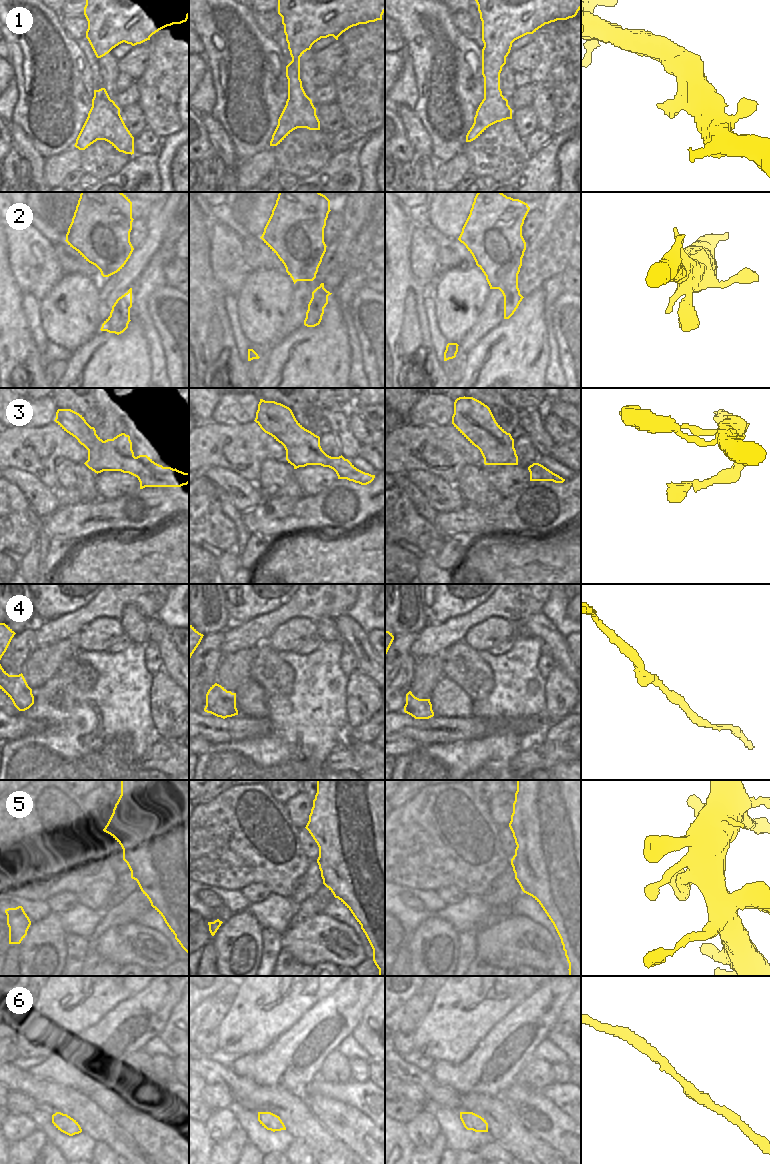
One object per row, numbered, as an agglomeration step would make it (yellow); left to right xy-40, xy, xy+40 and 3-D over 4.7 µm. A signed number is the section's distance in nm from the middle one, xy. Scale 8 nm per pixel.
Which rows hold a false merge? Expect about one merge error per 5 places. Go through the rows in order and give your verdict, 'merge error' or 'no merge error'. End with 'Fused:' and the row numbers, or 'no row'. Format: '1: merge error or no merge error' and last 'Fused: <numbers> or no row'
1: no merge error
2: no merge error
3: no merge error
4: merge error
5: no merge error
6: no merge error
Fused: 4

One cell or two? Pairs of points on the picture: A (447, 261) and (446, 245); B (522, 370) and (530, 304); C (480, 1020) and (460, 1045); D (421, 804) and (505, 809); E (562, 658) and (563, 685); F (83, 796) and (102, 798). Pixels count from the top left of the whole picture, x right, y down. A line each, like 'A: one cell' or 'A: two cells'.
A: one cell
B: one cell
C: one cell
D: two cells
E: two cells
F: two cells

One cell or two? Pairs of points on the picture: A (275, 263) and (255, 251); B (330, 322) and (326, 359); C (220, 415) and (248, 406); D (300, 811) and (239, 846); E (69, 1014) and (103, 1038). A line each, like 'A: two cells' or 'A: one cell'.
A: one cell
B: one cell
C: one cell
D: two cells
E: two cells

